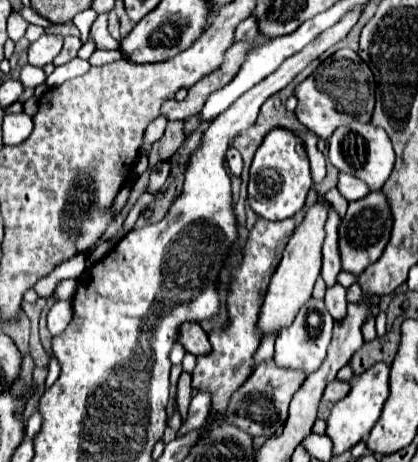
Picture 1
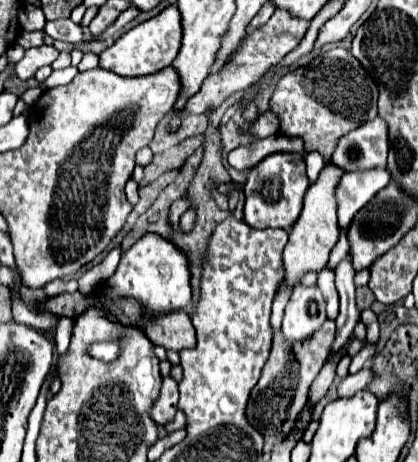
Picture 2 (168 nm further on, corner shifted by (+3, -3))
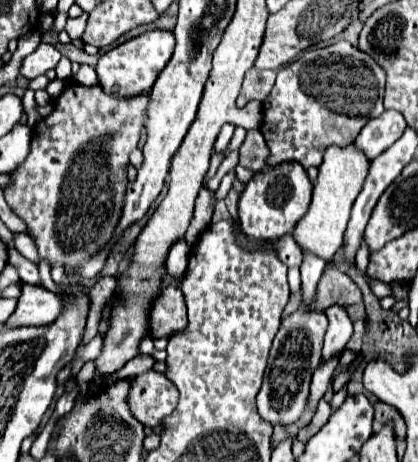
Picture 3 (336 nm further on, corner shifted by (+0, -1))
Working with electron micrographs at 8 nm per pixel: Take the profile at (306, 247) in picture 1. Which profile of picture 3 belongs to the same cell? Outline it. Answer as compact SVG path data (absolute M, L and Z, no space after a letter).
M350 143L346 147L330 145L324 151L324 161L318 169L320 173L318 173L318 179L314 185L312 203L310 203L306 215L298 221L298 225L294 229L294 237L296 237L298 245L302 245L304 251L312 251L314 255L318 255L326 261L330 261L334 257L334 253L342 245L344 231L346 231L346 225L350 219L350 209L362 189L368 169L370 169L370 159L354 143Z

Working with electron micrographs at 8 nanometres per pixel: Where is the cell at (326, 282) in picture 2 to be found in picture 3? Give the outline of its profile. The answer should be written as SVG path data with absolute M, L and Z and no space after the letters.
M334 305L332 309L326 309L326 317L328 317L330 325L328 325L328 331L326 331L326 337L324 337L322 363L340 355L344 351L346 343L352 337L352 321L348 319L344 307Z

